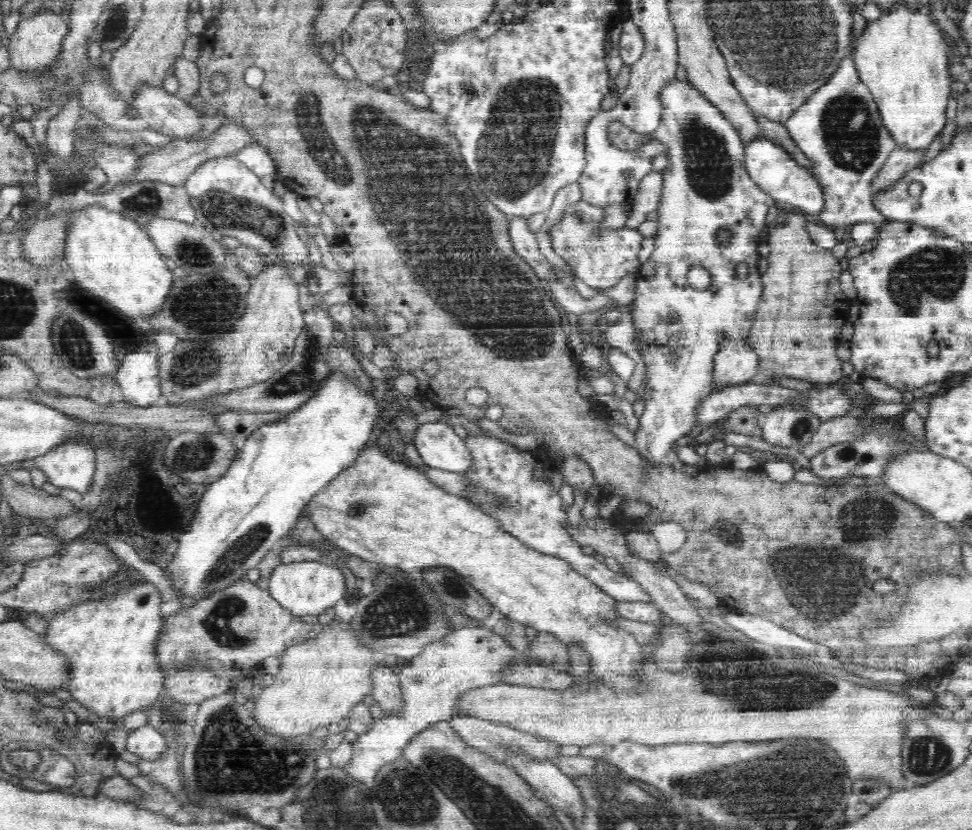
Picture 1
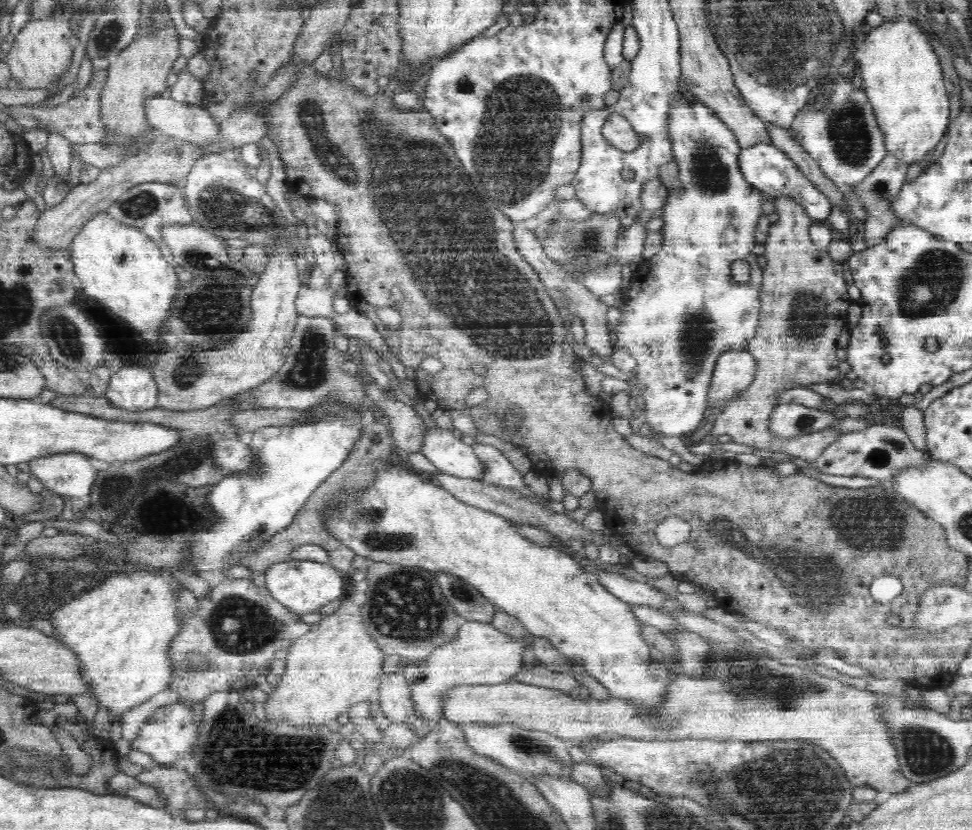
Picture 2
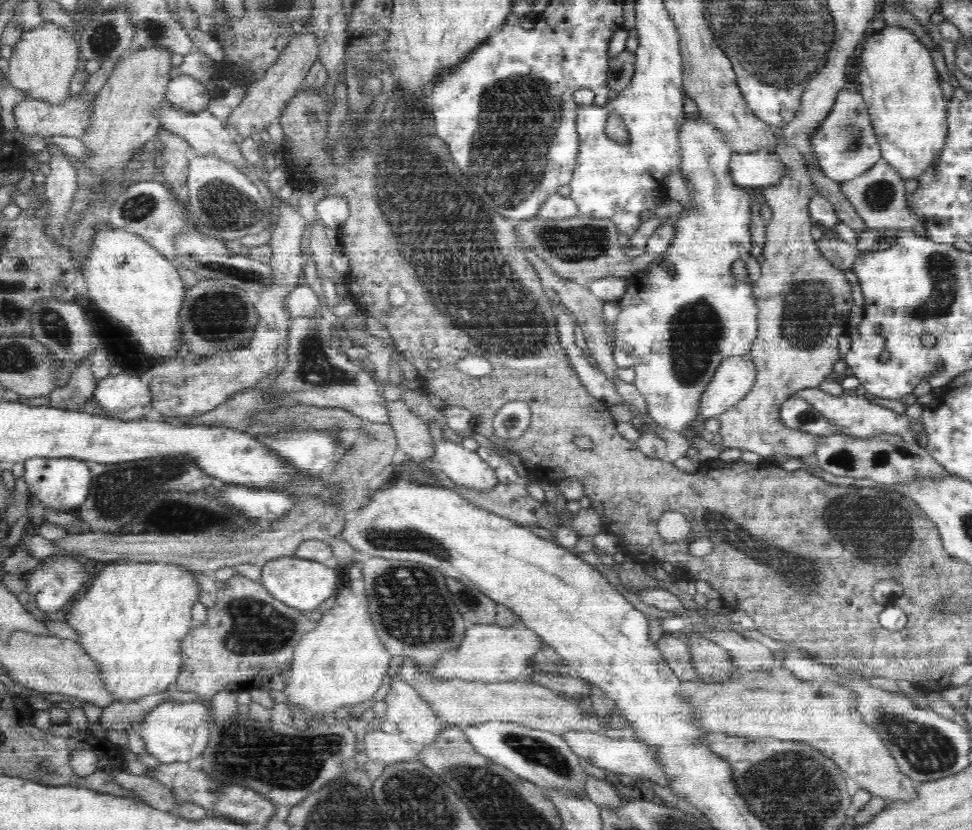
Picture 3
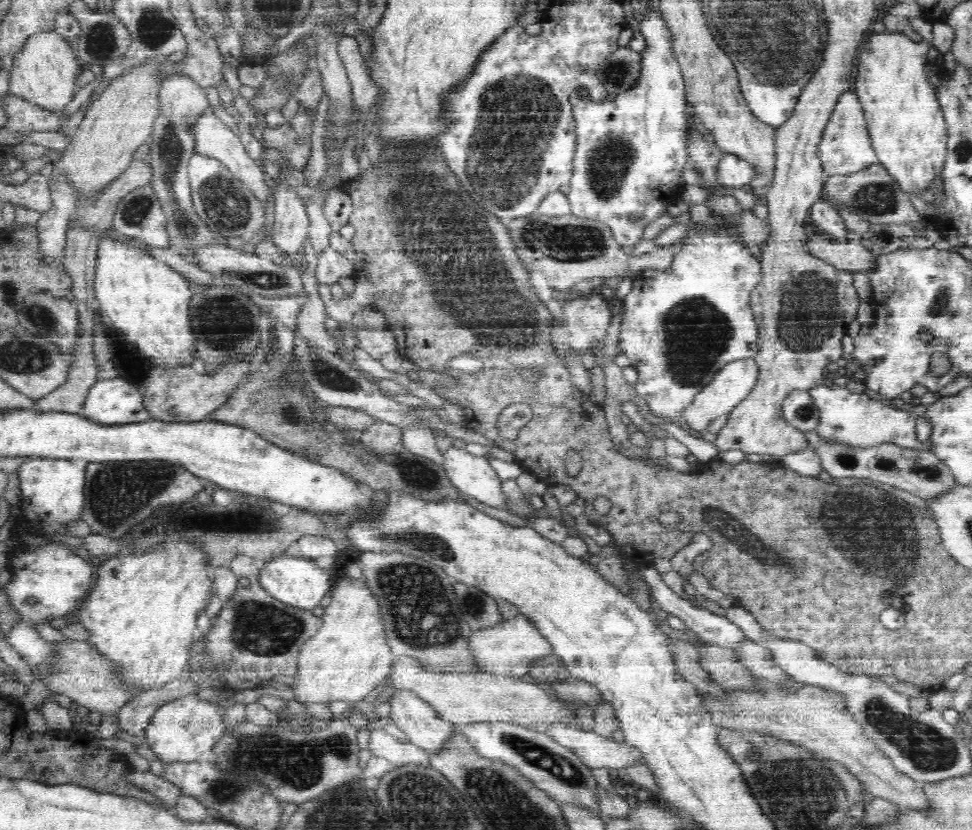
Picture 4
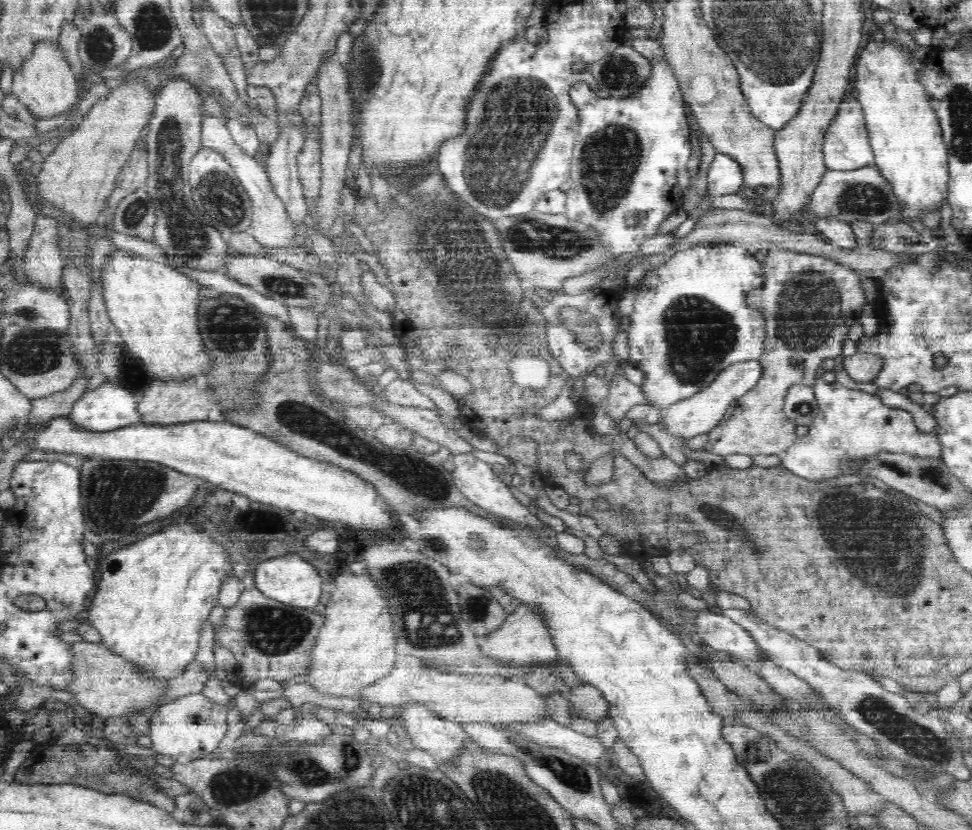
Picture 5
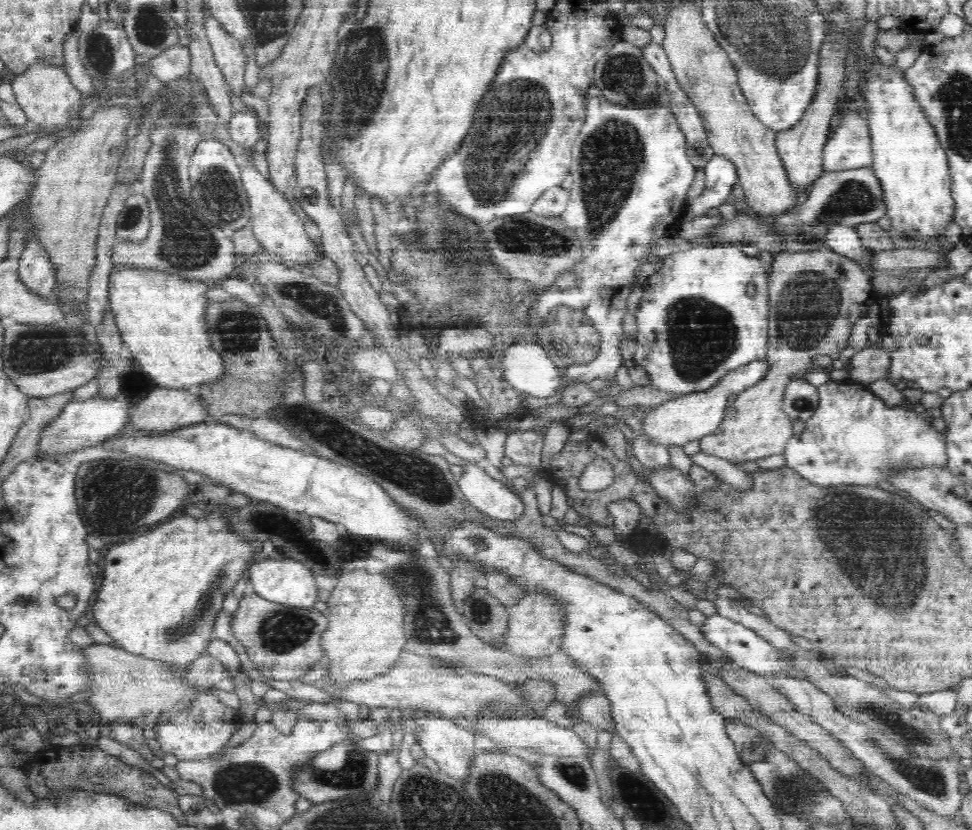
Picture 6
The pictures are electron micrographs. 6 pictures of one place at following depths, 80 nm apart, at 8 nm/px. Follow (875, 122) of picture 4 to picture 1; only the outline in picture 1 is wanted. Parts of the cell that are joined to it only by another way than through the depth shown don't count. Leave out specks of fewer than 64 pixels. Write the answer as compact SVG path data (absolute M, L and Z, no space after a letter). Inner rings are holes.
M902 1L893 5L890 12L882 11L879 18L867 22L856 40L853 61L860 80L870 89L878 105L884 127L894 137L895 146L926 149L946 124L946 104L951 91L948 74L949 67L952 67L948 66L950 43L940 25L924 8L915 12Z

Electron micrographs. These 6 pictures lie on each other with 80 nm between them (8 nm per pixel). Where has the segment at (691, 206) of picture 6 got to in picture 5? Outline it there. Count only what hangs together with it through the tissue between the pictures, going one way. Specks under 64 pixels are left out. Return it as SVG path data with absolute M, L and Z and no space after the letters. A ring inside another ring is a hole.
M716 153L707 172L708 198L722 198L734 194L742 186L742 169L728 155Z

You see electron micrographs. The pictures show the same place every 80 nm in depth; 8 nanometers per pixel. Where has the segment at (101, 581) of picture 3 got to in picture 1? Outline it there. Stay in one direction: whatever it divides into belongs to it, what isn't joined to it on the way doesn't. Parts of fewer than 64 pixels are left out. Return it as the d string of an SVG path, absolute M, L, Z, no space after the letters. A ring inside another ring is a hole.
M138 584L132 590L124 590L118 592L114 596L100 596L94 600L86 600L86 602L75 603L74 606L67 607L66 610L60 610L54 616L49 617L49 625L43 635L45 642L48 642L54 650L60 650L62 654L68 658L69 661L69 682L66 683L66 691L70 692L74 701L78 702L80 706L88 709L90 712L98 715L98 717L110 718L119 723L128 714L137 712L138 710L150 707L160 696L159 692L164 688L164 675L160 668L158 668L158 661L155 655L155 644L162 628L162 616L158 610L158 604L163 602L158 598L158 592L154 586L150 584Z

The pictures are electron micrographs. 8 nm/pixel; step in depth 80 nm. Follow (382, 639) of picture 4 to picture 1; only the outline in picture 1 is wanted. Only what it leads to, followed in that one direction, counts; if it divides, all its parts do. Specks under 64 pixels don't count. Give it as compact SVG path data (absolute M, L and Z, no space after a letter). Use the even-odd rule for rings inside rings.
M332 624L314 640L290 646L280 660L280 671L272 684L262 689L258 698L252 698L255 702L252 716L266 733L296 738L339 724L355 705L369 701L374 688L372 670L381 659L376 652L362 646L346 624Z

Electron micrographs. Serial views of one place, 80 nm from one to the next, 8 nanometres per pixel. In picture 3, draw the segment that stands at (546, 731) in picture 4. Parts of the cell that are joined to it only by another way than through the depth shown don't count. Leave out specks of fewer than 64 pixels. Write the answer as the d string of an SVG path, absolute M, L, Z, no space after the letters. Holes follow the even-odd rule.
M568 732L562 735L566 743L572 747L572 751L586 759L590 760L594 767L605 769L606 771L616 772L618 774L627 774L636 781L642 782L648 786L648 782L656 784L656 786L666 786L666 782L670 782L666 778L666 774L662 774L662 766L658 766L658 758L654 758L655 754L650 754L650 750L646 745L632 738L611 739L602 733Z

